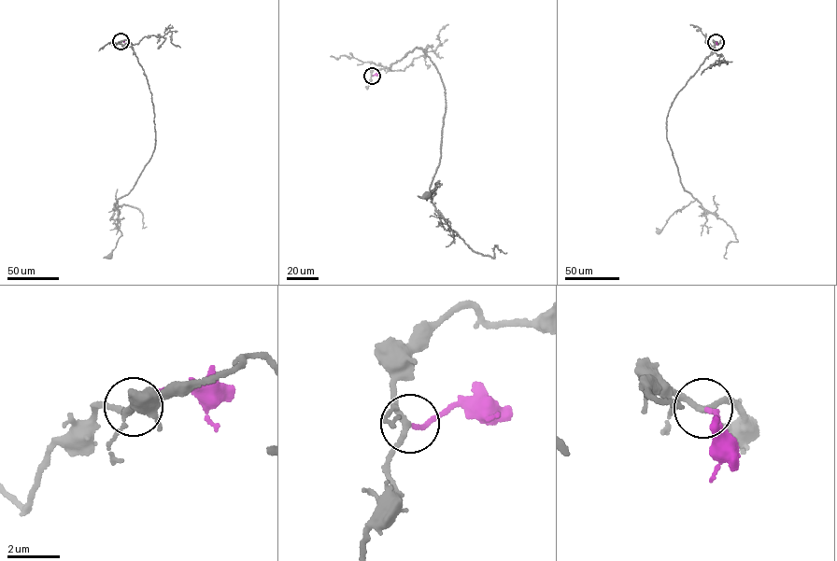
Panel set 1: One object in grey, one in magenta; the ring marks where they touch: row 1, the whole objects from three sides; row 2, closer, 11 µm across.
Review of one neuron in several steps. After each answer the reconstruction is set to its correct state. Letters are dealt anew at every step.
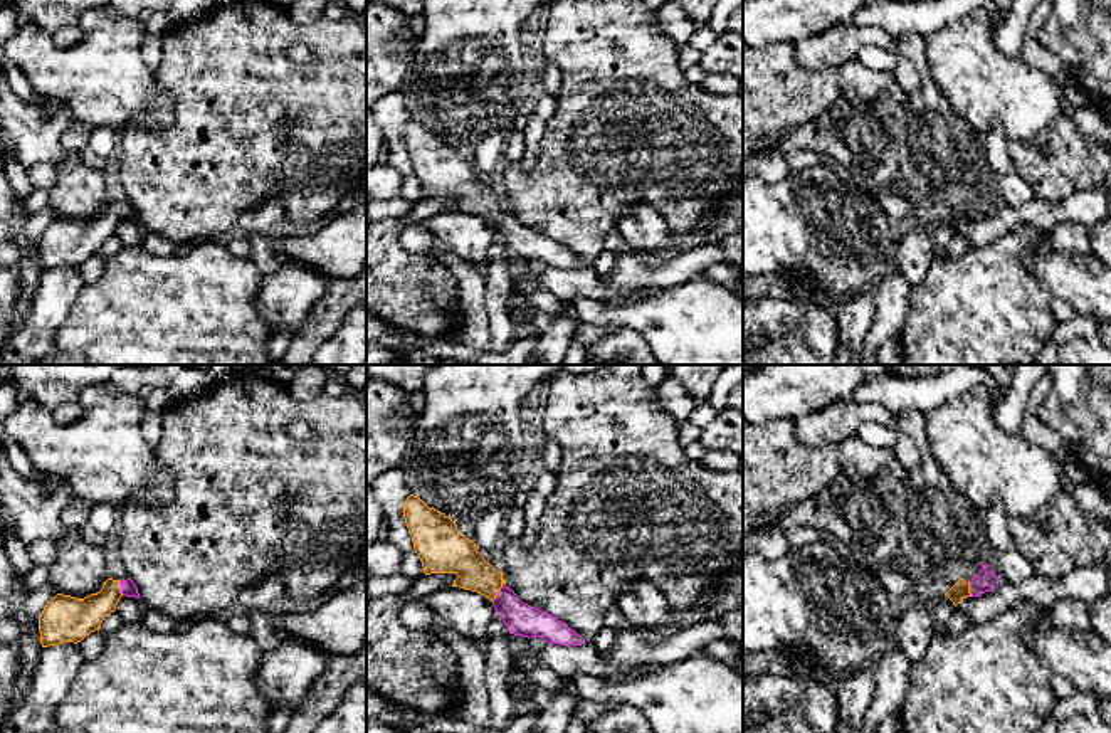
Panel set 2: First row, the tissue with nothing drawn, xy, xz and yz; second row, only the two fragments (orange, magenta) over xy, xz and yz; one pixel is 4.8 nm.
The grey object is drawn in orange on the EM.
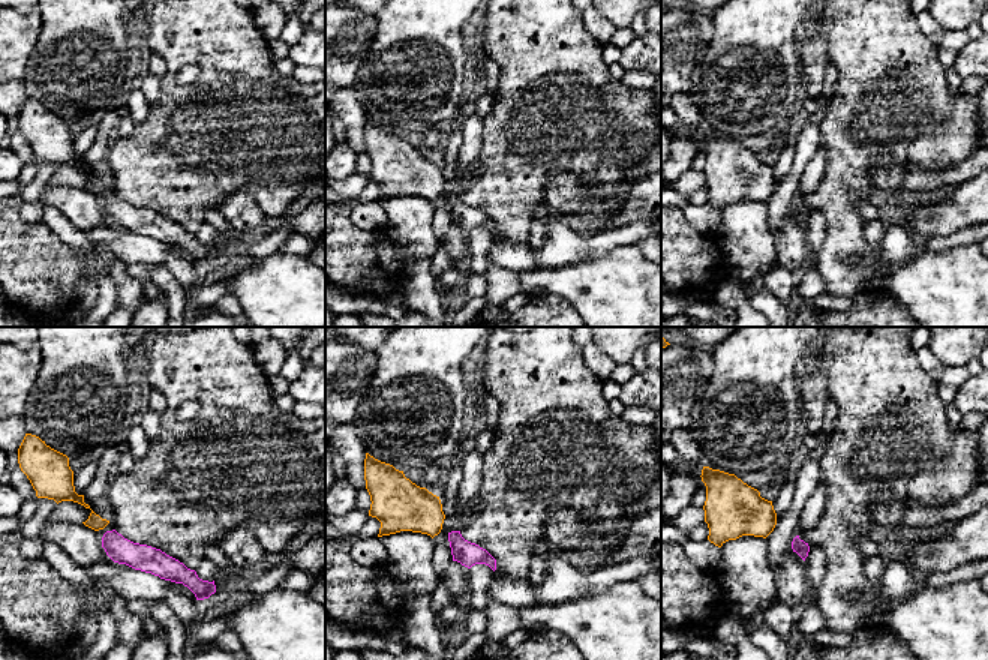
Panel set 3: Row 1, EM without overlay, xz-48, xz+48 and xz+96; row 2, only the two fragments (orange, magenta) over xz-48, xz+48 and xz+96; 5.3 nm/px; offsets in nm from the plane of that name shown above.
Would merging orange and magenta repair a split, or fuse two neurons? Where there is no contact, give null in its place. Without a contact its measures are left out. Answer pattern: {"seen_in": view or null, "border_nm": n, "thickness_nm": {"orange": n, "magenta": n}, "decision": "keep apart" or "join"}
{"seen_in": "xz", "border_nm": 90, "thickness_nm": {"orange": 170, "magenta": 160}, "decision": "join"}

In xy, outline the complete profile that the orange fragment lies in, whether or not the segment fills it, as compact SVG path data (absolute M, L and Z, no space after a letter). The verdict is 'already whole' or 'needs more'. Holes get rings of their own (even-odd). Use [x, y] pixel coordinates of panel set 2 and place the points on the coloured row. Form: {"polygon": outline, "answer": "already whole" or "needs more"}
{"polygon": "M108 578L97 593L84 599L57 593L39 617L42 647L77 644L91 632L99 630L104 617L116 610L123 595L140 599L131 578L121 582Z", "answer": "needs more"}

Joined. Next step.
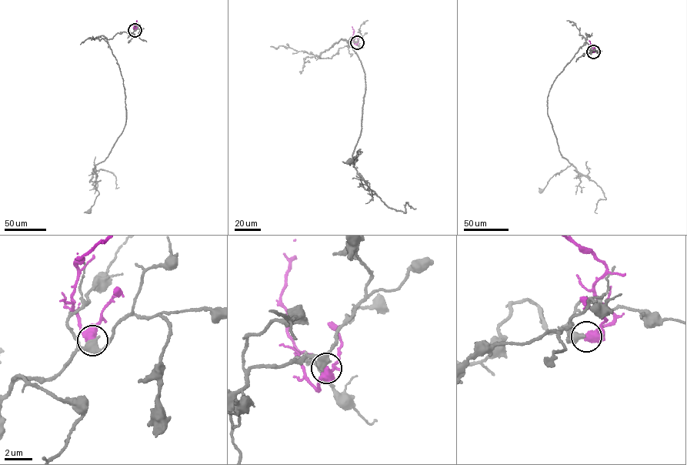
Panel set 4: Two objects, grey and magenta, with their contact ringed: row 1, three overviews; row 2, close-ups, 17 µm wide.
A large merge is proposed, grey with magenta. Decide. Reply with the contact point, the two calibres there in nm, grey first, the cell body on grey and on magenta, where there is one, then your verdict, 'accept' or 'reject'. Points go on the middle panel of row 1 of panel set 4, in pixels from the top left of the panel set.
(357, 42) | 600/440 nm | grey (350, 161) | magenta none | reject

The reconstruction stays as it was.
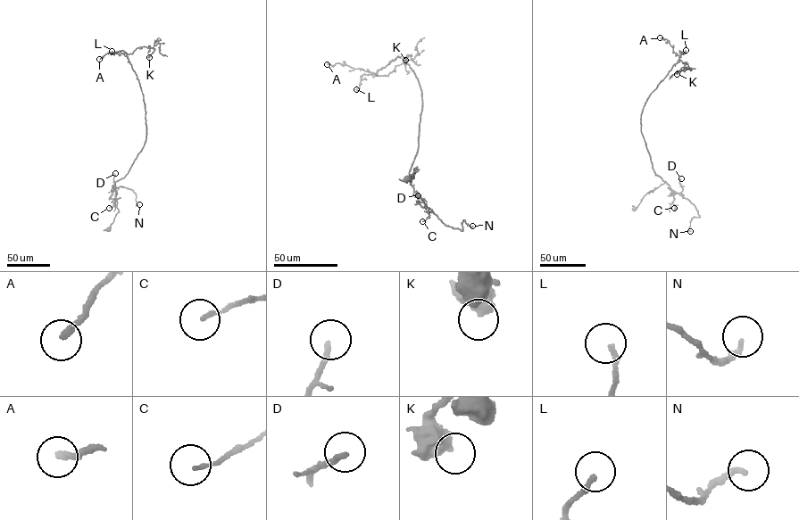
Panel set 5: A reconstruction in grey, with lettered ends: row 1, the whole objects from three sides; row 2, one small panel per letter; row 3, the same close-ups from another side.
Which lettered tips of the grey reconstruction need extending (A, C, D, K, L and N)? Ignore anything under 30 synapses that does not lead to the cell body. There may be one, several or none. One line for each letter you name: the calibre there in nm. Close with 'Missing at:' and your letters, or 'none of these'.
A: calibre 200 nm
Missing at: A

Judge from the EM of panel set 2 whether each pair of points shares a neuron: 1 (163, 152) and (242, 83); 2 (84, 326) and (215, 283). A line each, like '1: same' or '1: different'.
1: same
2: same

